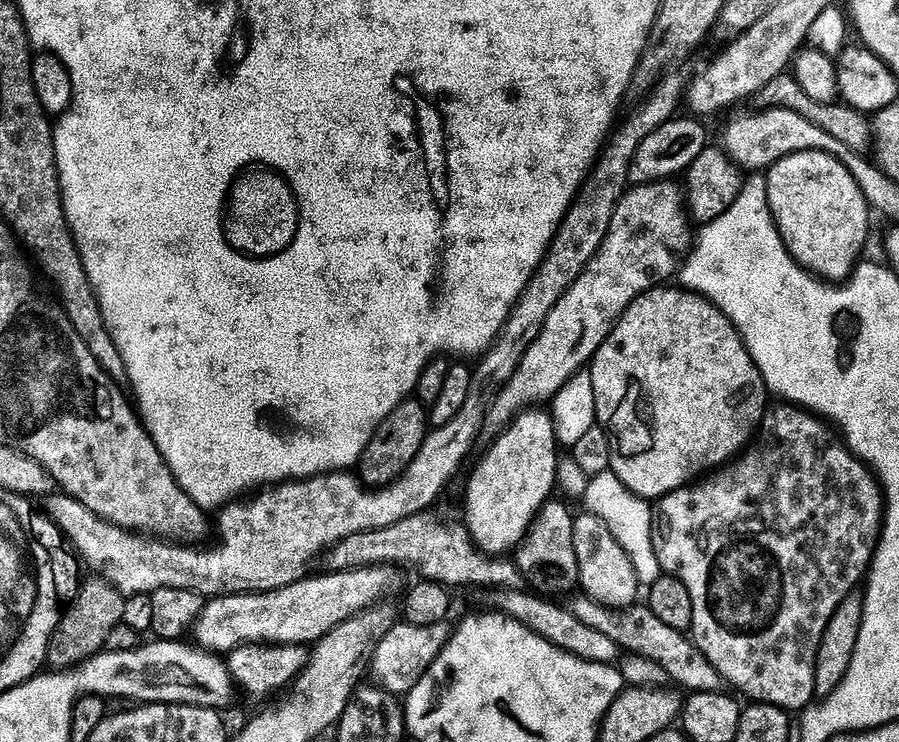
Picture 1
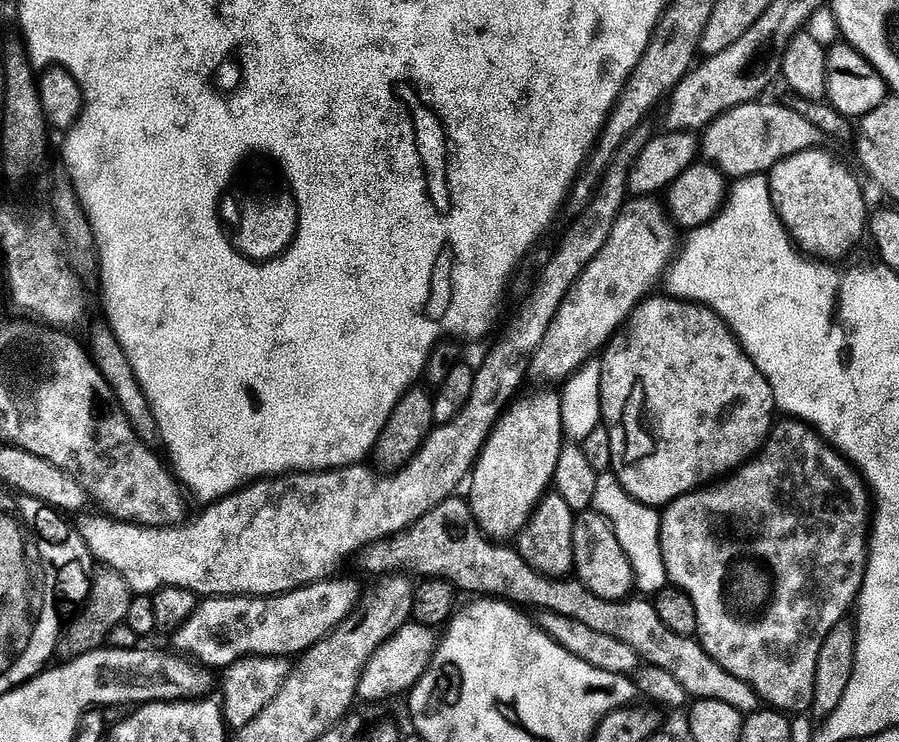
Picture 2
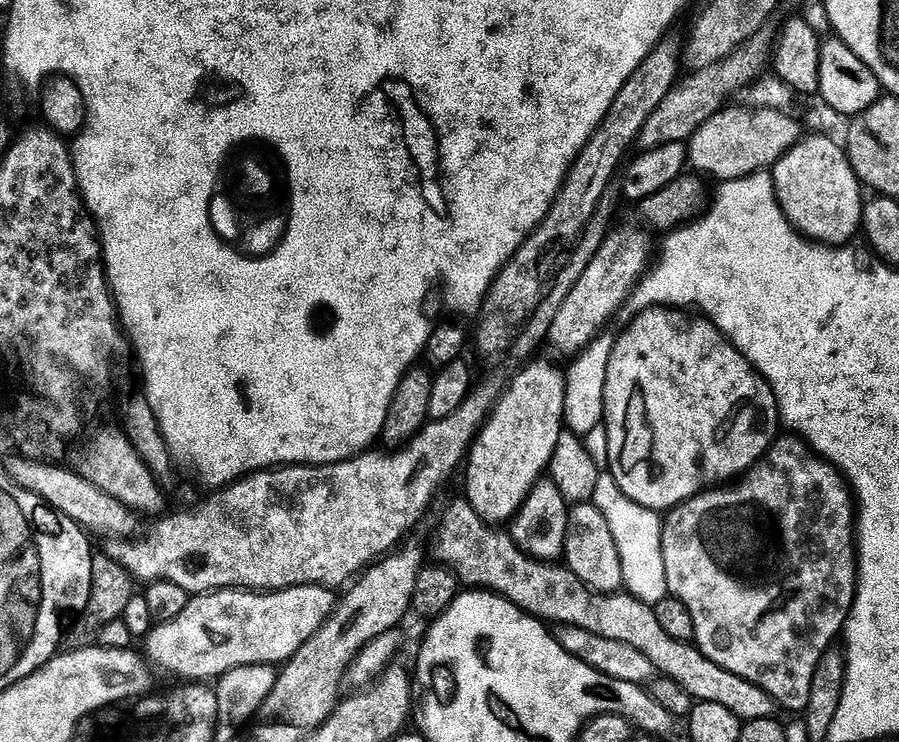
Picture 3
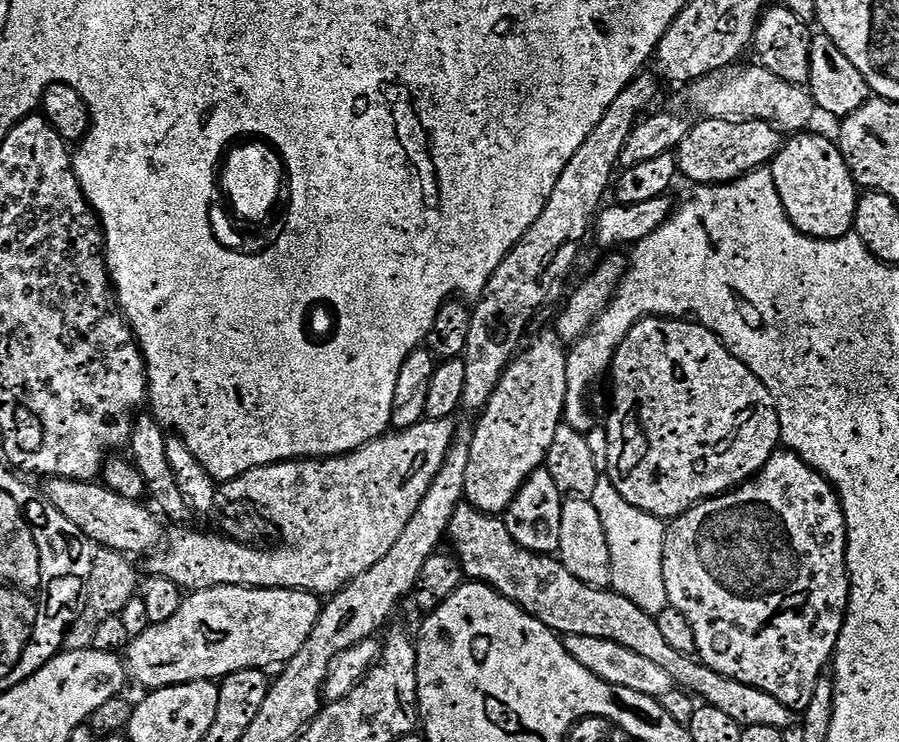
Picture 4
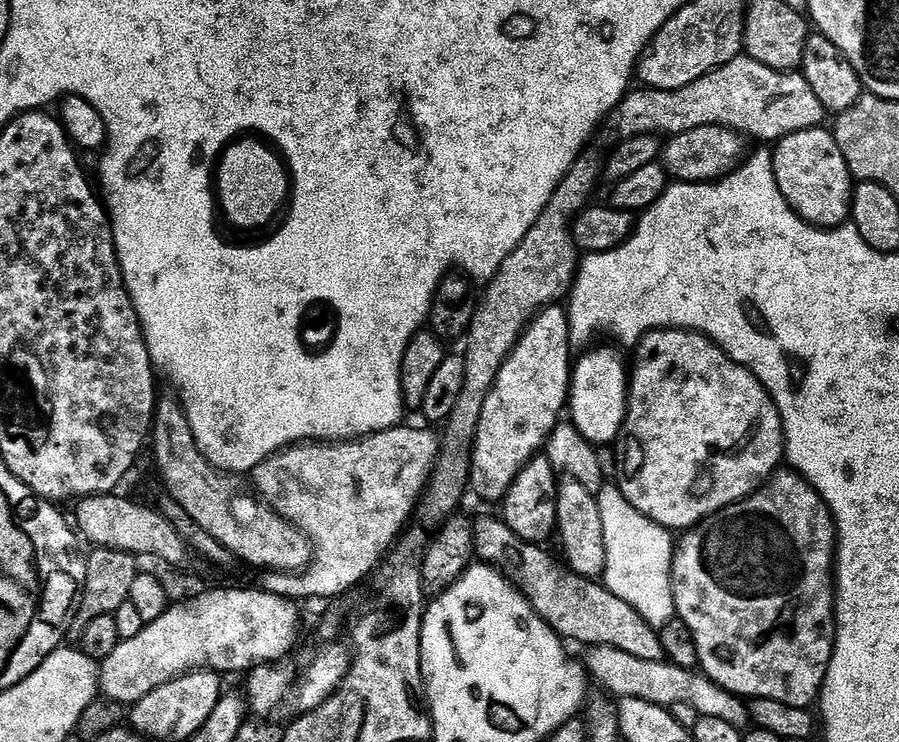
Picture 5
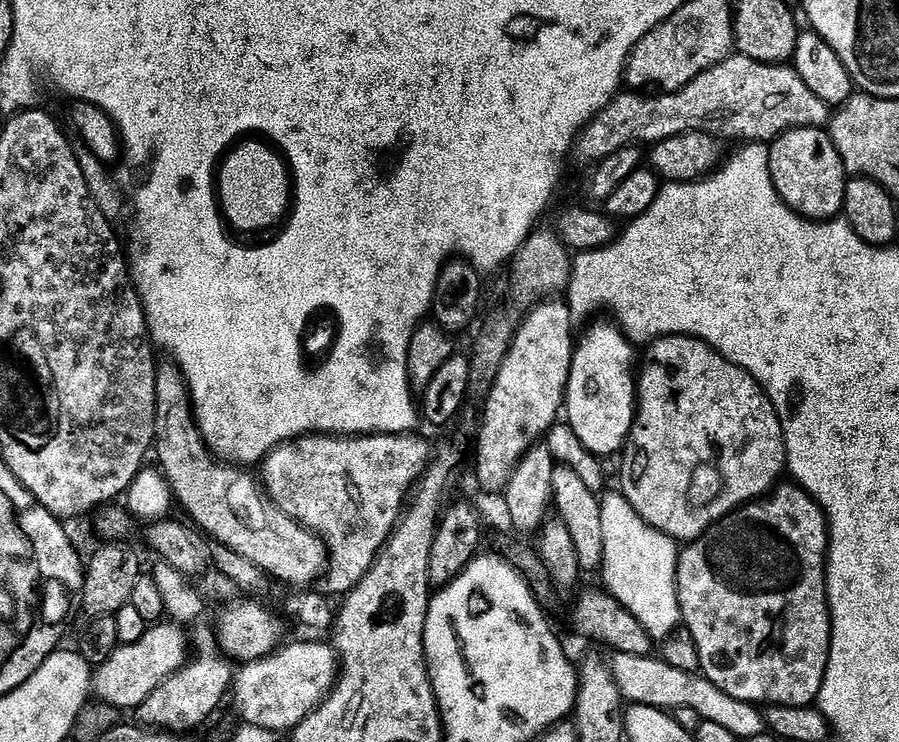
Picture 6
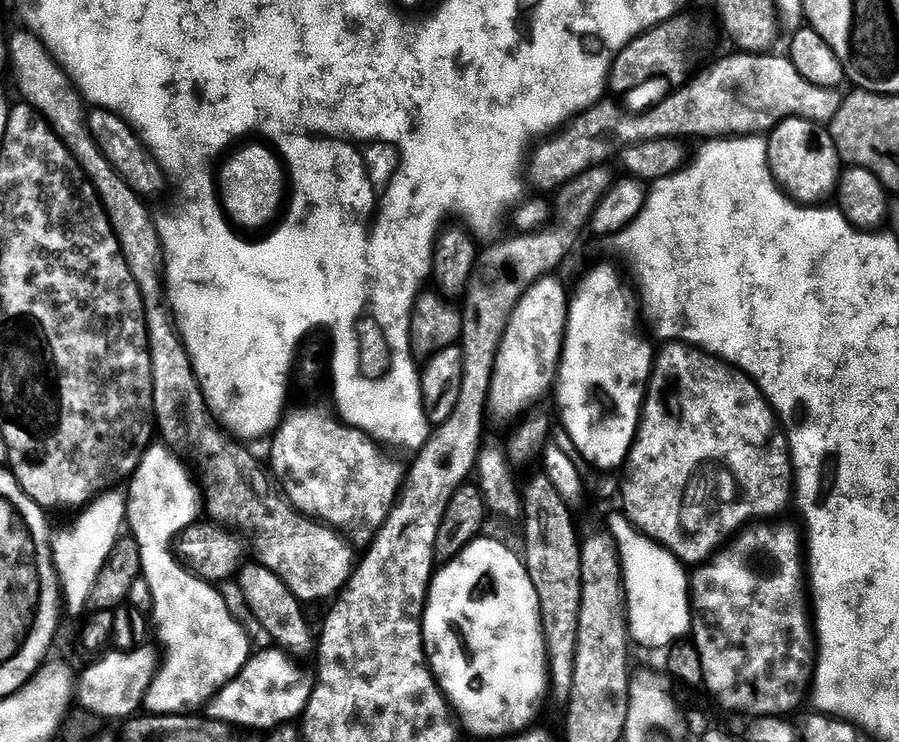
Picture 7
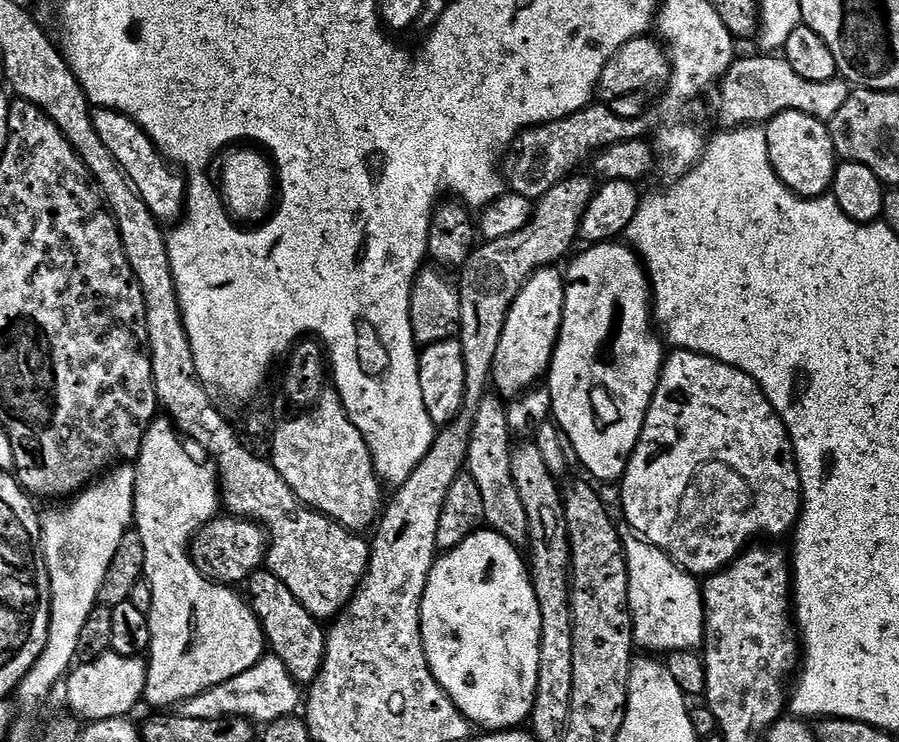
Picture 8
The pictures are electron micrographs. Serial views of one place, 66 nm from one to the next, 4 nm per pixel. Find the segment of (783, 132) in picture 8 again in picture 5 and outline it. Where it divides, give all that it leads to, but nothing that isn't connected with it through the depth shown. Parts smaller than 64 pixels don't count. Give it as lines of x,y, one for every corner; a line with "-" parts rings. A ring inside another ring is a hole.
827,127
785,136
772,152
772,173
788,207
806,223
822,229
839,228
849,219
854,177

